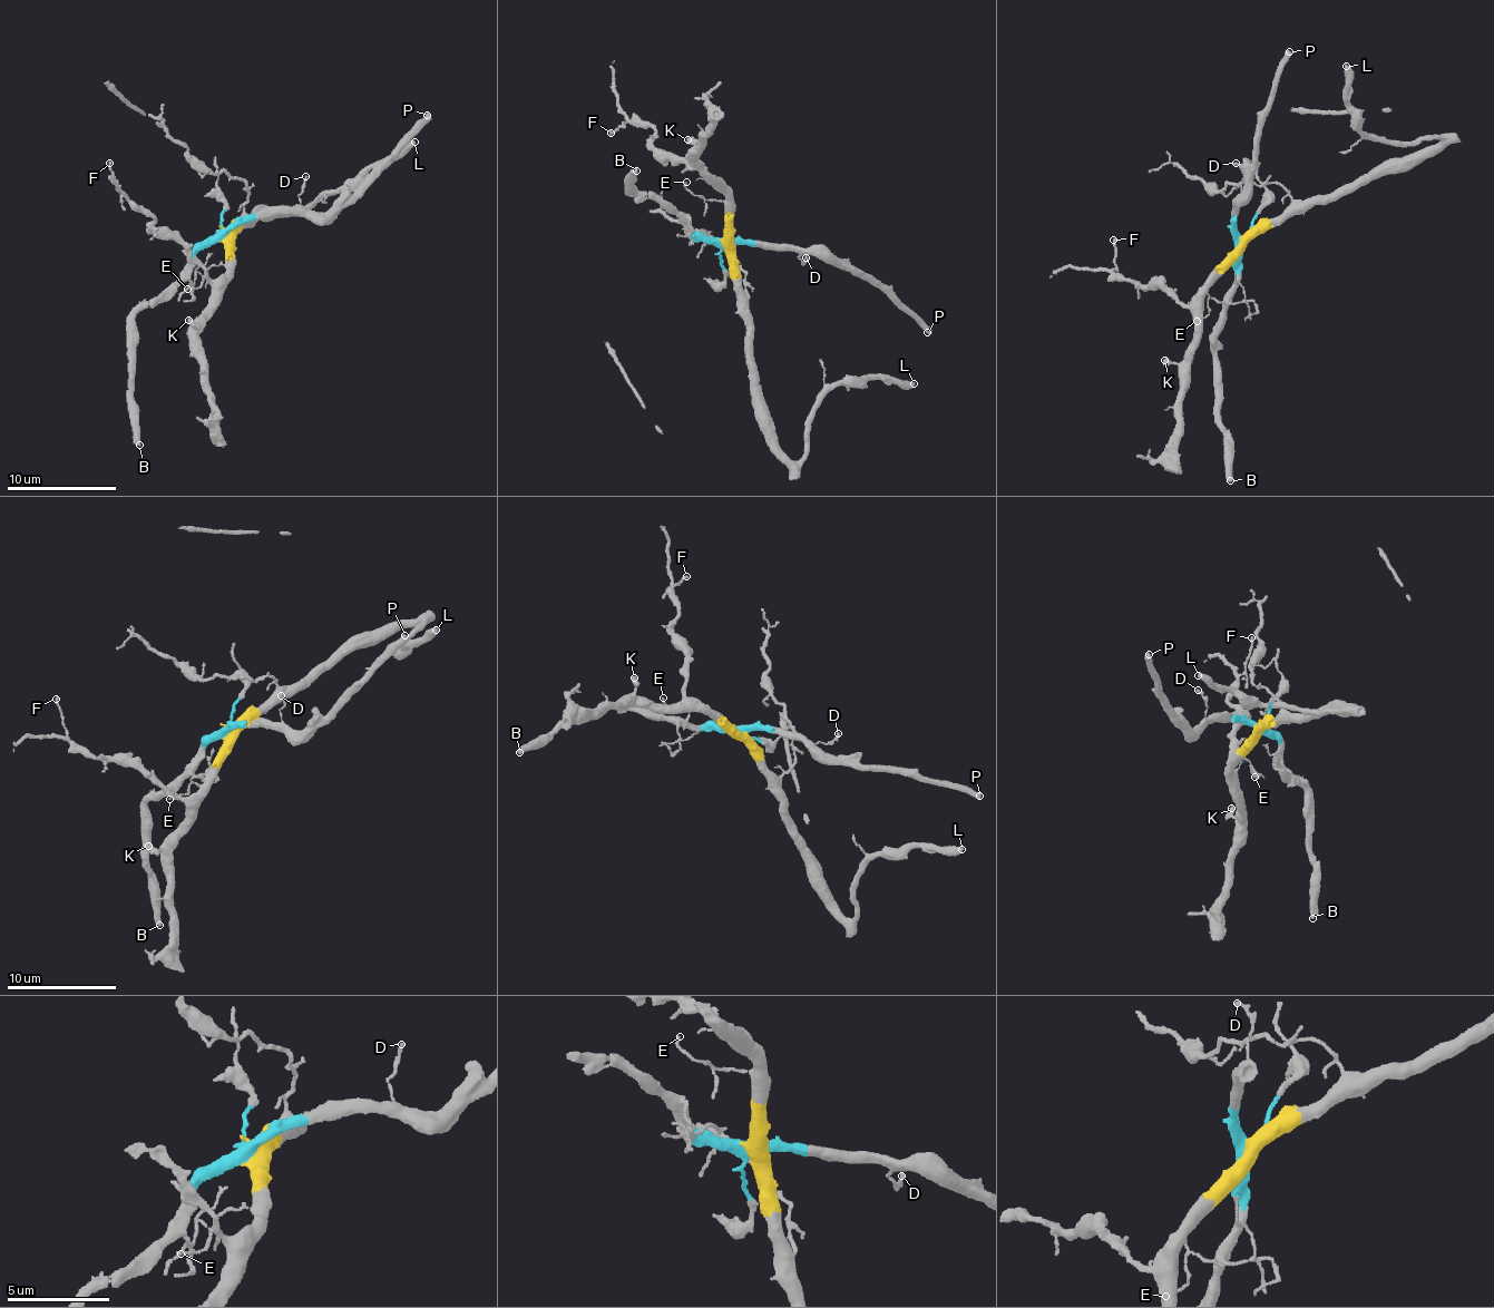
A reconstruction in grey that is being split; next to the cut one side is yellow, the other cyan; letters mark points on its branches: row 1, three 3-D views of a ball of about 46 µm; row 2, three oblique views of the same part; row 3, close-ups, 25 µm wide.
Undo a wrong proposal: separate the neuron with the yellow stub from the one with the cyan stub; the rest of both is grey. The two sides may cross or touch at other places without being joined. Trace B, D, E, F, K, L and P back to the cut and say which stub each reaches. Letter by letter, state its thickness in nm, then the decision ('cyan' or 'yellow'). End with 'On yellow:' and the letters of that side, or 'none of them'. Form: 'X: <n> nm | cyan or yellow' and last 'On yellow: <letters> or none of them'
B: 440 nm | cyan
D: 180 nm | cyan
E: 90 nm | yellow
F: 160 nm | yellow
K: 380 nm | yellow
L: 440 nm | yellow
P: 440 nm | cyan
On yellow: E, F, K, L

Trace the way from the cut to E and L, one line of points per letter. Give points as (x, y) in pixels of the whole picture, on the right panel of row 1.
E: (1241, 244), (1241, 252), (1211, 280), (1208, 312), (1198, 320)
L: (1241, 244), (1318, 201), (1337, 199), (1386, 172), (1406, 172), (1441, 142), (1366, 136), (1347, 104), (1346, 65)

